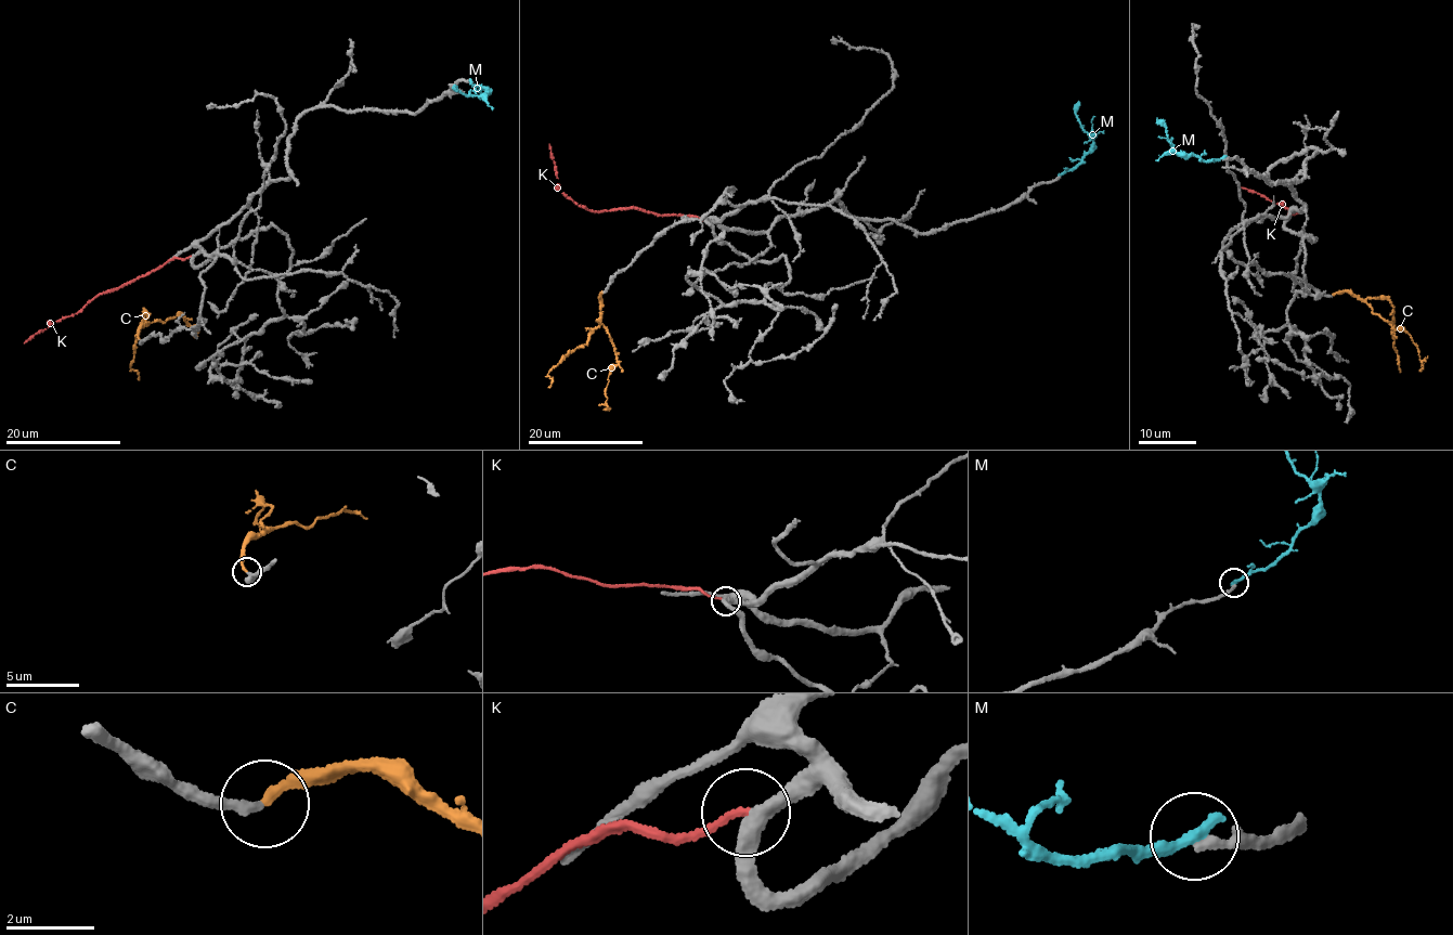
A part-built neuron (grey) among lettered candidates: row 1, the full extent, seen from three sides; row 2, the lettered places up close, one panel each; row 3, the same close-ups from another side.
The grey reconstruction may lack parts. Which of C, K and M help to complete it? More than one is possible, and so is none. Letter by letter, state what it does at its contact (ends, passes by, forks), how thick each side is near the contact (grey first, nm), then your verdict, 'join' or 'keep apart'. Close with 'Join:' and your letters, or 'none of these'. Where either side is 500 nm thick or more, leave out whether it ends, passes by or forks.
C: it ends | 240/220 nm | join
K: it ends | 360/150 nm | keep apart
M: it ends | 240/300 nm | keep apart
Join: C

